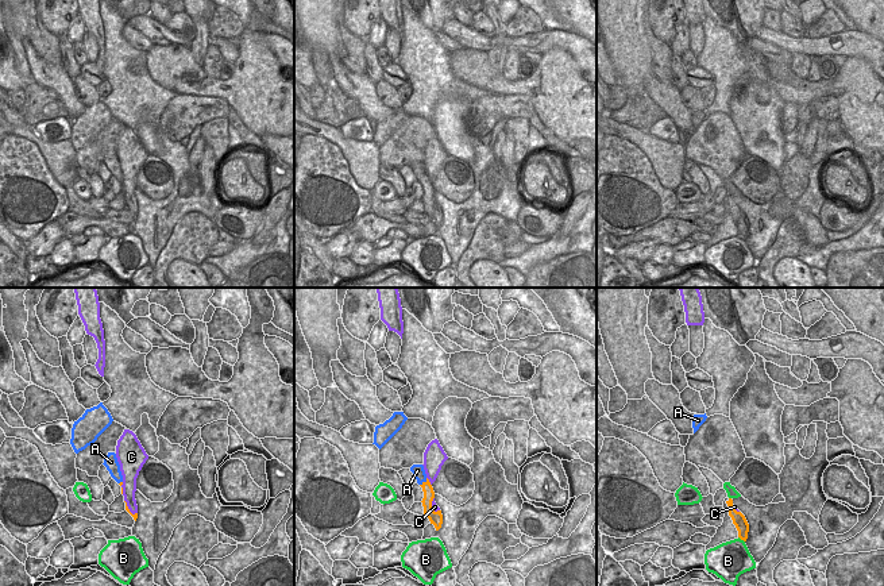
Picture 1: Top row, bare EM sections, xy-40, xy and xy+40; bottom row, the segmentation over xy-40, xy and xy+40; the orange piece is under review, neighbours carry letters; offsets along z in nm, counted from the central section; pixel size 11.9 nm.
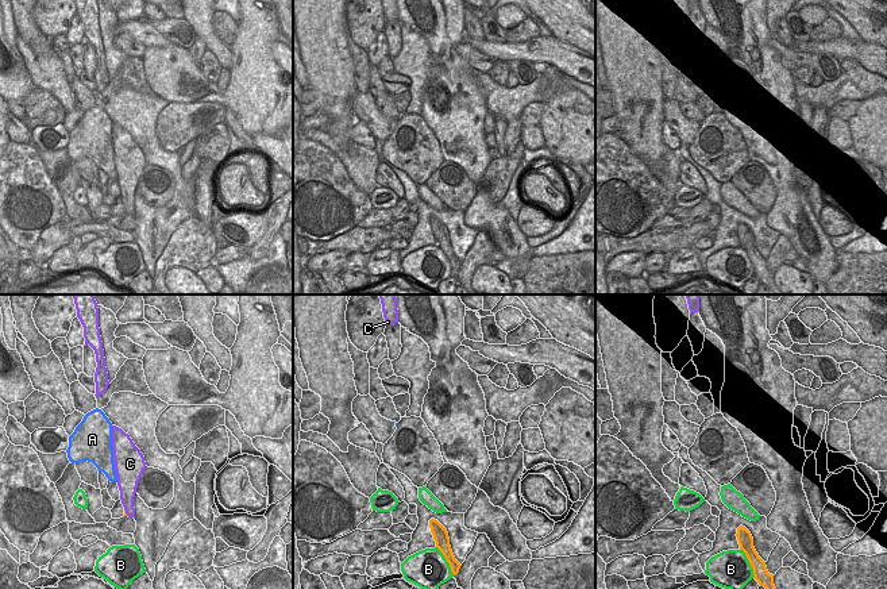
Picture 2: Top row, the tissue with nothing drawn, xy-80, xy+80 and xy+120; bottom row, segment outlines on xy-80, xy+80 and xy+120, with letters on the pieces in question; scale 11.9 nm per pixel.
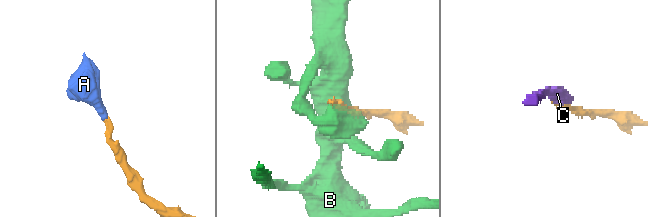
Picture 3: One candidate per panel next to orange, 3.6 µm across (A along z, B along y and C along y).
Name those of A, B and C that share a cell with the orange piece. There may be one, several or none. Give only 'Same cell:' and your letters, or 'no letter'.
Same cell: C

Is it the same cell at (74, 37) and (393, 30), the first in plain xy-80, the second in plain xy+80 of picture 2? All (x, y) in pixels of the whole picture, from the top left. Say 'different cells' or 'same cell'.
different cells

